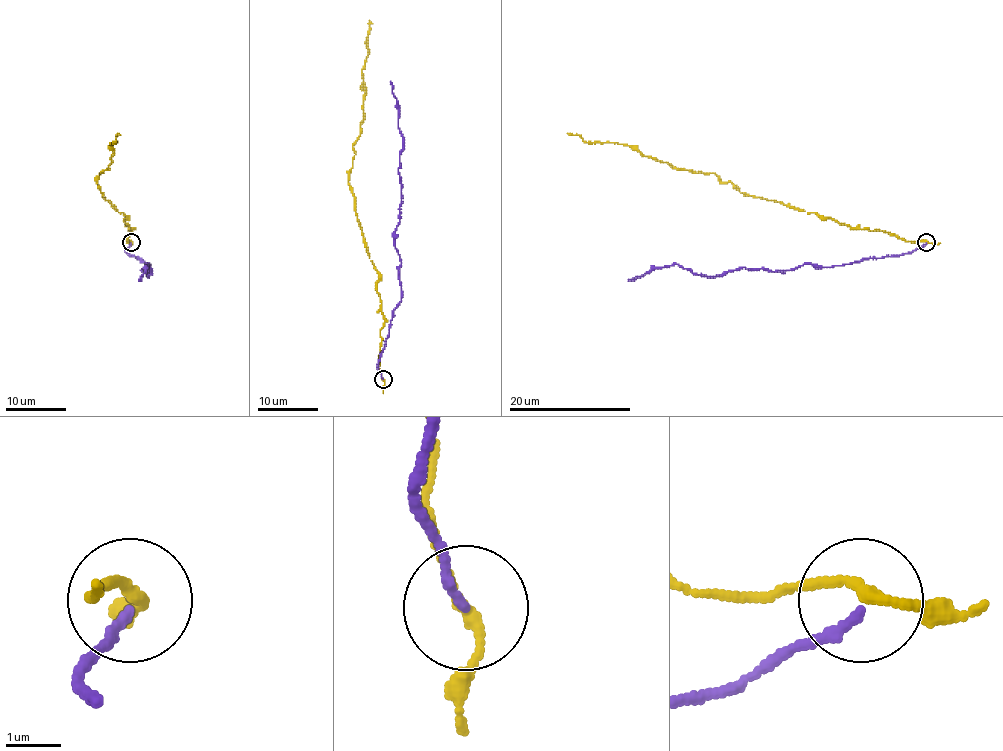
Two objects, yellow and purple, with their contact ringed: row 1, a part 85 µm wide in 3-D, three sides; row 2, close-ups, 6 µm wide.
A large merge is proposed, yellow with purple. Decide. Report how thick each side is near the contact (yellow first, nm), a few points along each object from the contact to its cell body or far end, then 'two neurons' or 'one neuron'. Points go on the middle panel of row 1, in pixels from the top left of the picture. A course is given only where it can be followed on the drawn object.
180/160 nm | yellow via (383, 379), (378, 271), (348, 183), (352, 143), (363, 119), (361, 75), (369, 20) | purple via (383, 379), (378, 361), (401, 296), (401, 259), (395, 233), (399, 221), (398, 174), (403, 145), (390, 81) | two neurons

